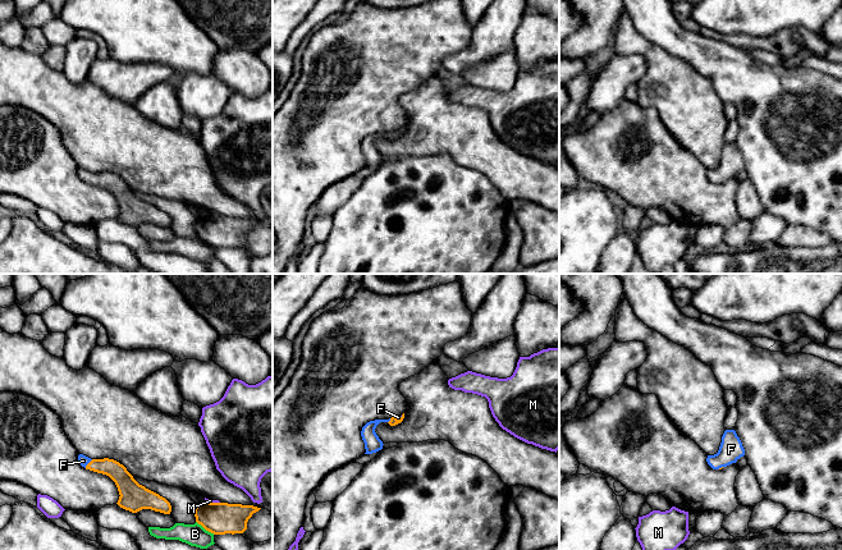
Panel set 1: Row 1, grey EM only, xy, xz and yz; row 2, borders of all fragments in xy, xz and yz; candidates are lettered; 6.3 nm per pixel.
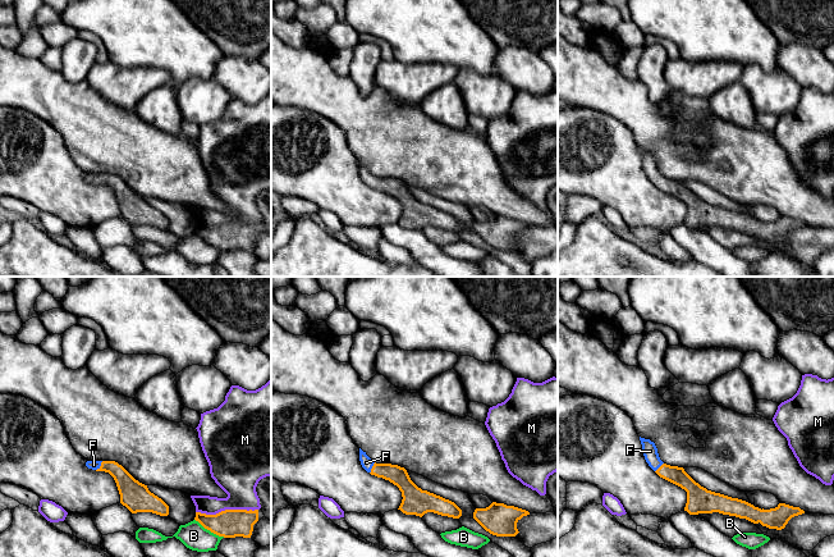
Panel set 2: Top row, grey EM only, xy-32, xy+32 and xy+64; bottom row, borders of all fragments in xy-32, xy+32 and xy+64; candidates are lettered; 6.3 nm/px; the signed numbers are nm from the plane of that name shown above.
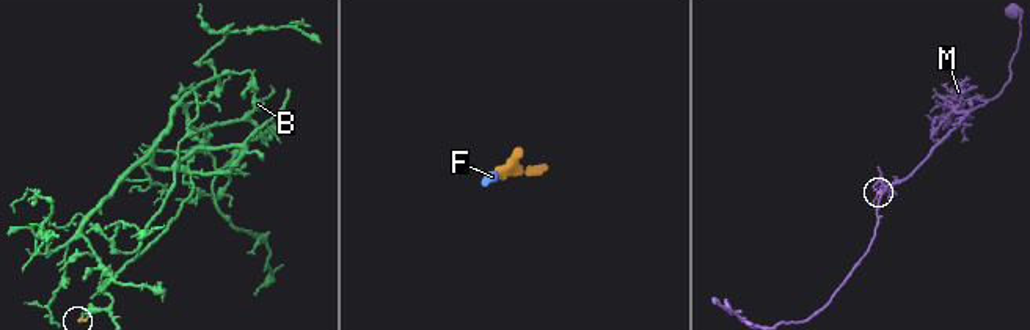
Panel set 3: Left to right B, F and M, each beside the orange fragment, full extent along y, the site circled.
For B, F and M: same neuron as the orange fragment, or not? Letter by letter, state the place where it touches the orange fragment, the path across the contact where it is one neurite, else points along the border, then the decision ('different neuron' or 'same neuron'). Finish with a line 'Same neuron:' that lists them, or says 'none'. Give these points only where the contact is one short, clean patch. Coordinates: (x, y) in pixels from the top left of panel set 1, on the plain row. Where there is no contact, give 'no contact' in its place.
B: contact xy (205, 242); border xy (196, 234), (214, 247); different neuron
F: contact xy (88, 177); way xy (123, 193), (110, 180), (88, 177), (83, 174); same neuron
M: contact xy (213, 216); border xy (205, 214), (219, 216); different neuron
Same neuron: F

